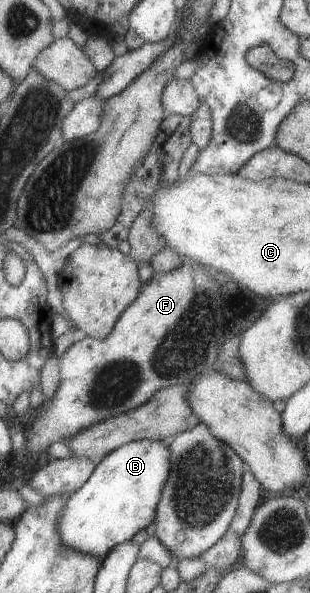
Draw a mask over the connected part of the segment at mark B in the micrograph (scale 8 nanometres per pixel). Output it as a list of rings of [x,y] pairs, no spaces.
[[[147,439],[125,443],[107,453],[93,467],[86,483],[67,497],[57,523],[57,532],[62,543],[102,561],[116,544],[127,542],[135,533],[145,530],[155,518],[155,507],[170,471],[169,455],[168,440]]]

